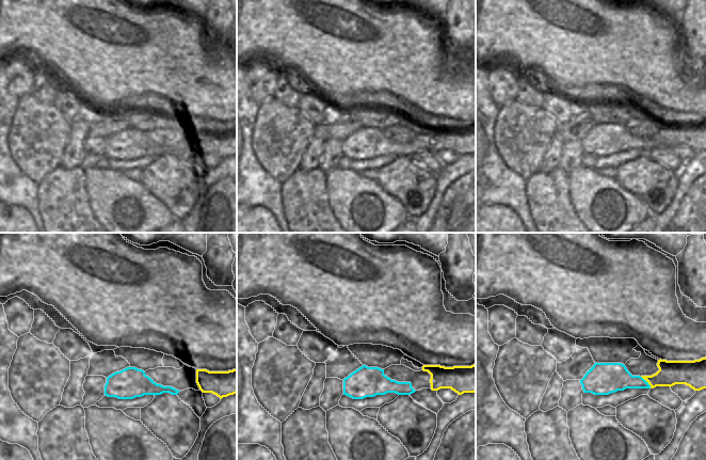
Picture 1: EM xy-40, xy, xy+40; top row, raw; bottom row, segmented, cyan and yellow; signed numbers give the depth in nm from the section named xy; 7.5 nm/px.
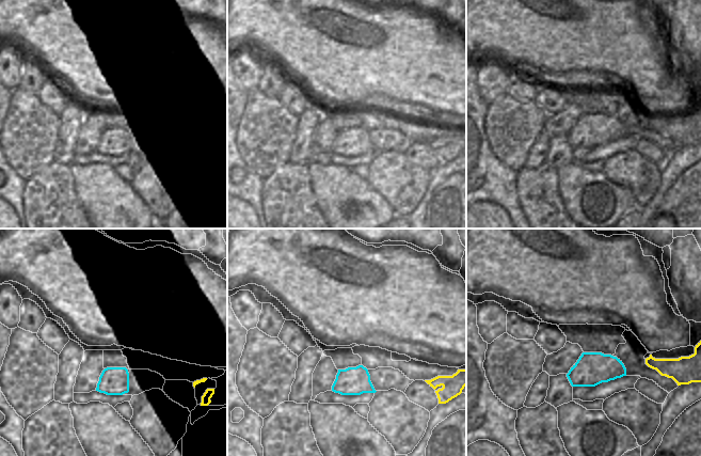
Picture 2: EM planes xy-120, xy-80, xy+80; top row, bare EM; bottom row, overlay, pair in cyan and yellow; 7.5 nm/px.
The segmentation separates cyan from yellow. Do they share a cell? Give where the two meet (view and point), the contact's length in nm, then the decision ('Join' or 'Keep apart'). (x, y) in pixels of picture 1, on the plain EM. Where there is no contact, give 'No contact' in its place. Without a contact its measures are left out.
Touches cyan at xy+40 (646, 143). Shared border 120 nm. Keep apart

